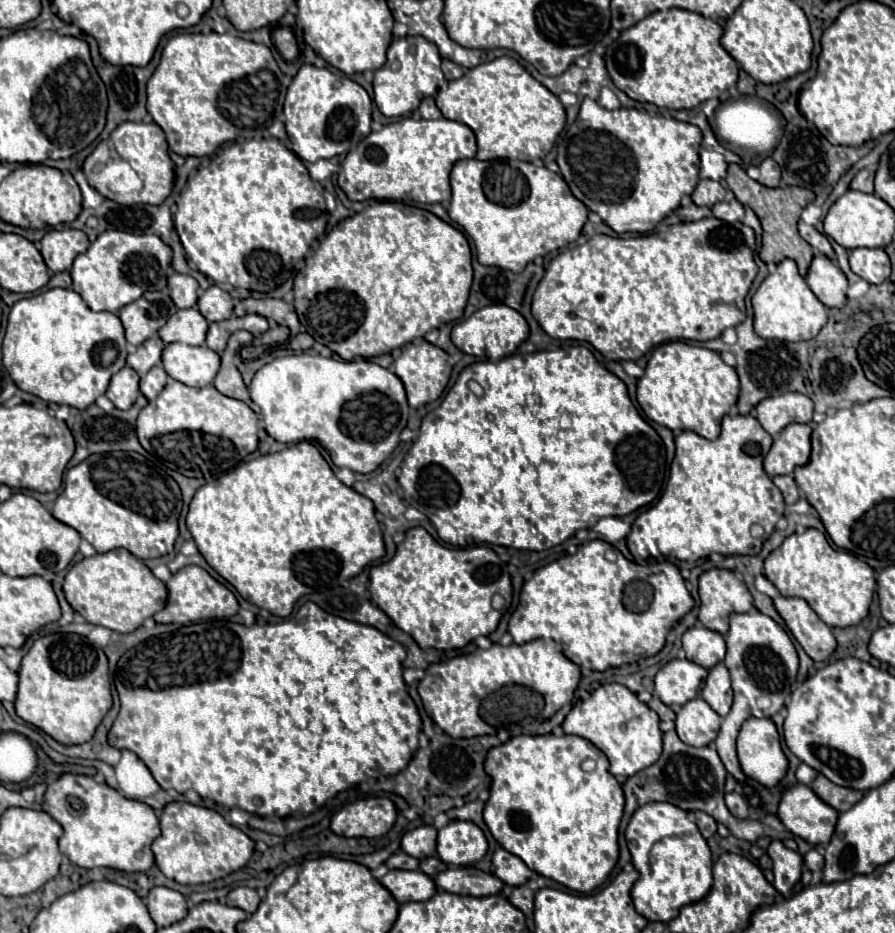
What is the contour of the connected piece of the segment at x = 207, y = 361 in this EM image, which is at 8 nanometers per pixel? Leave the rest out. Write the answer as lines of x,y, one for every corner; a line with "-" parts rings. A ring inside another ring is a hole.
165,344
161,358
171,378
195,388
209,386
219,370
219,354
207,346

